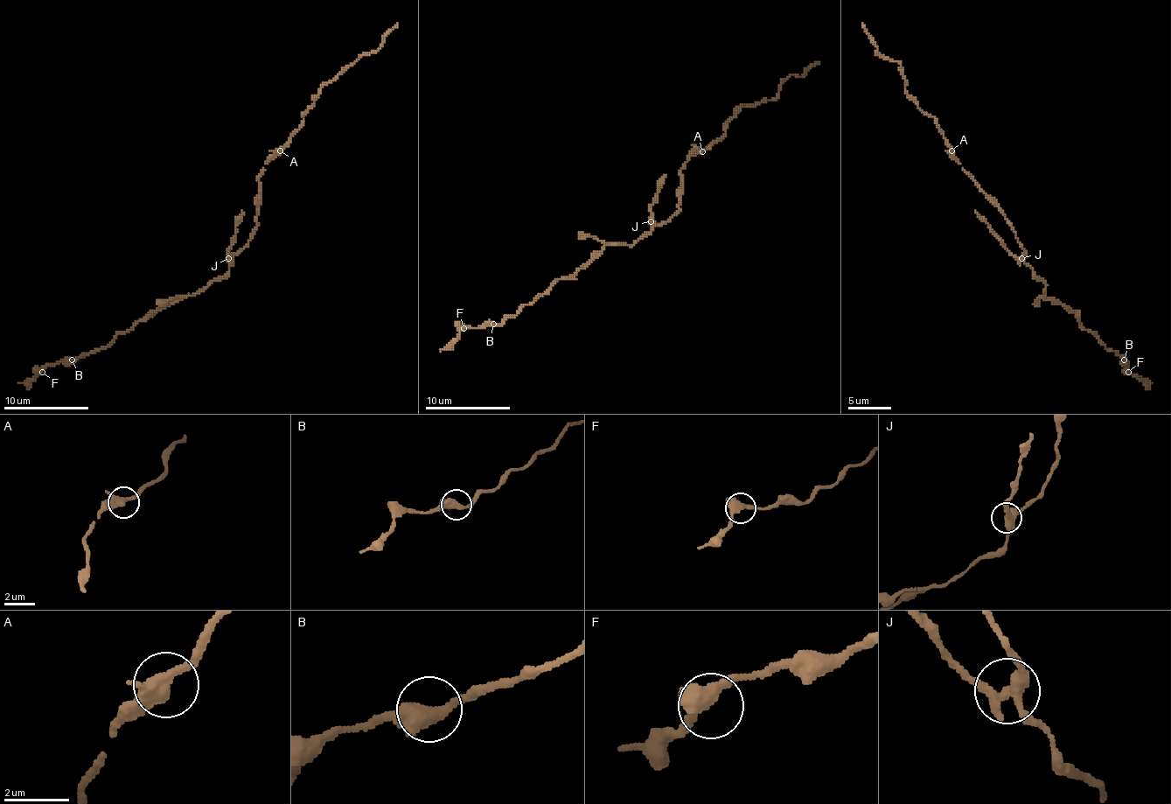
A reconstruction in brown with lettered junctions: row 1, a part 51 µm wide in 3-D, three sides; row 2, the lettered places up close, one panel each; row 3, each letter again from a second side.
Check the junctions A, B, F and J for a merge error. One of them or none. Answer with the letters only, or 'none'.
J

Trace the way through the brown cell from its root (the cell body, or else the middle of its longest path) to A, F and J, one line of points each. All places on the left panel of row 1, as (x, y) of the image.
A: (250, 238), (256, 225), (259, 174), (265, 164), (280, 150)
F: (250, 238), (229, 270), (210, 285), (174, 297), (106, 346), (76, 360), (61, 360), (42, 372)
J: (250, 238), (241, 248), (229, 257)

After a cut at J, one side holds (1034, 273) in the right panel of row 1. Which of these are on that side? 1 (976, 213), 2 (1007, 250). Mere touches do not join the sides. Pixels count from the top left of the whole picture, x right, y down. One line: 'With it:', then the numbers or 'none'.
With it: none

